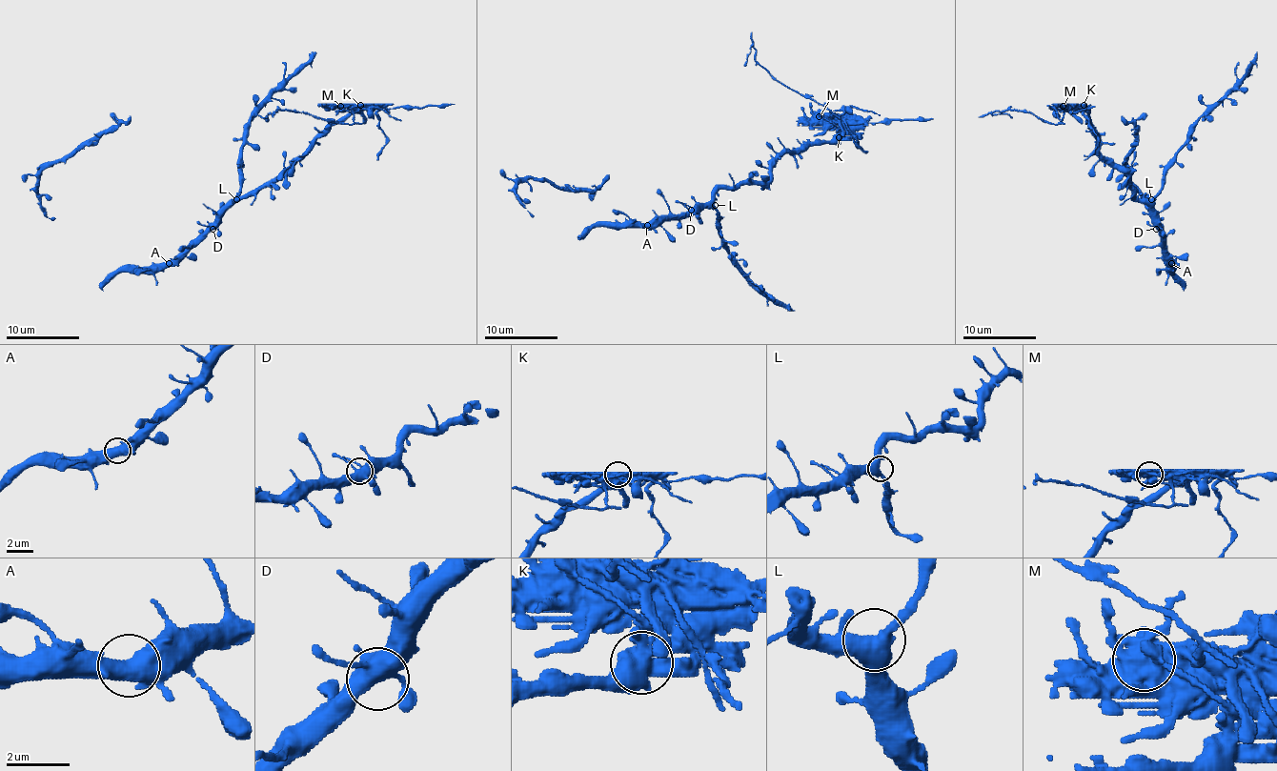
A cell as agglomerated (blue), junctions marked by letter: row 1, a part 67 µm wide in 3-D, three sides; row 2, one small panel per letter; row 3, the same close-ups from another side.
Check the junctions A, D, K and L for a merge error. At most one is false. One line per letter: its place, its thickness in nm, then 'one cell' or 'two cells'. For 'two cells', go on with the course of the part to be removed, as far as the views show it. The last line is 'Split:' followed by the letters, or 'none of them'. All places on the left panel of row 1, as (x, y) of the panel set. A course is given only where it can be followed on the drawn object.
A: place (169, 263); calibre 600 nm; one cell
D: place (212, 229); calibre 480 nm; one cell
K: place (360, 105); calibre 650 nm; two cells; course (360, 104), (360, 110), (353, 111), (353, 123), (346, 125), (298, 111), (276, 110), (265, 117)
L: place (236, 199); calibre 420 nm; one cell
Split: K

